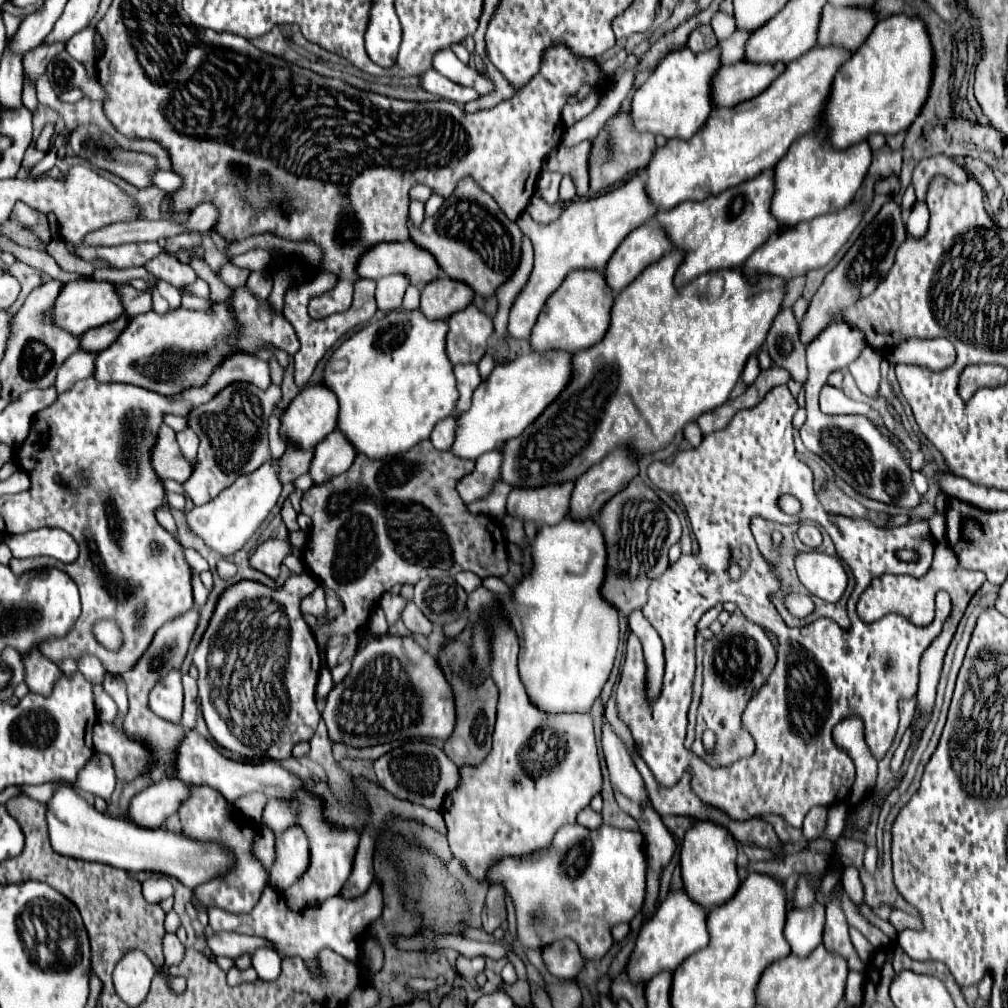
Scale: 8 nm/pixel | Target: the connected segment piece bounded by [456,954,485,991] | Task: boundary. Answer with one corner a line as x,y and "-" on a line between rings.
459,954
456,961
456,970
463,979
459,978
459,984
456,983
456,986
462,985
465,982
471,988
478,991
480,987
475,981
474,971
482,971
482,963
485,963
485,957
483,956
467,958

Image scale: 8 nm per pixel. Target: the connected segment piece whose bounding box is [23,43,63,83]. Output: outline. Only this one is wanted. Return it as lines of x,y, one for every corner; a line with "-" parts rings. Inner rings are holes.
57,43
57,45
39,45
35,51
29,51
25,57
23,57
23,69
25,69
25,75
31,83
37,83
37,79
45,73
45,67
49,63
49,59
63,51
63,43

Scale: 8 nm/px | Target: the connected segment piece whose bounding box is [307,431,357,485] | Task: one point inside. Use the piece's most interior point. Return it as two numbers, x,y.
332,456

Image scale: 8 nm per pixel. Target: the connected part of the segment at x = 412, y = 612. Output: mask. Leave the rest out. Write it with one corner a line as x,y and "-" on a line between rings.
407,603
407,607
403,609
403,623
411,633
429,635
433,631
433,623
415,607
415,603

